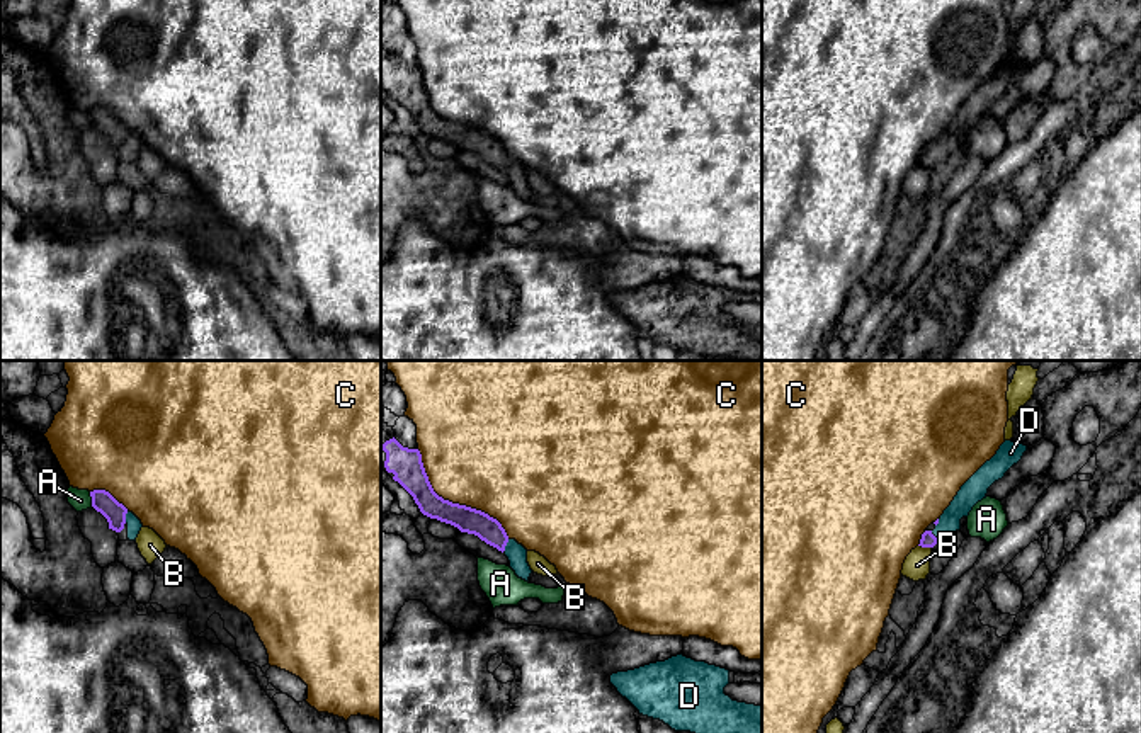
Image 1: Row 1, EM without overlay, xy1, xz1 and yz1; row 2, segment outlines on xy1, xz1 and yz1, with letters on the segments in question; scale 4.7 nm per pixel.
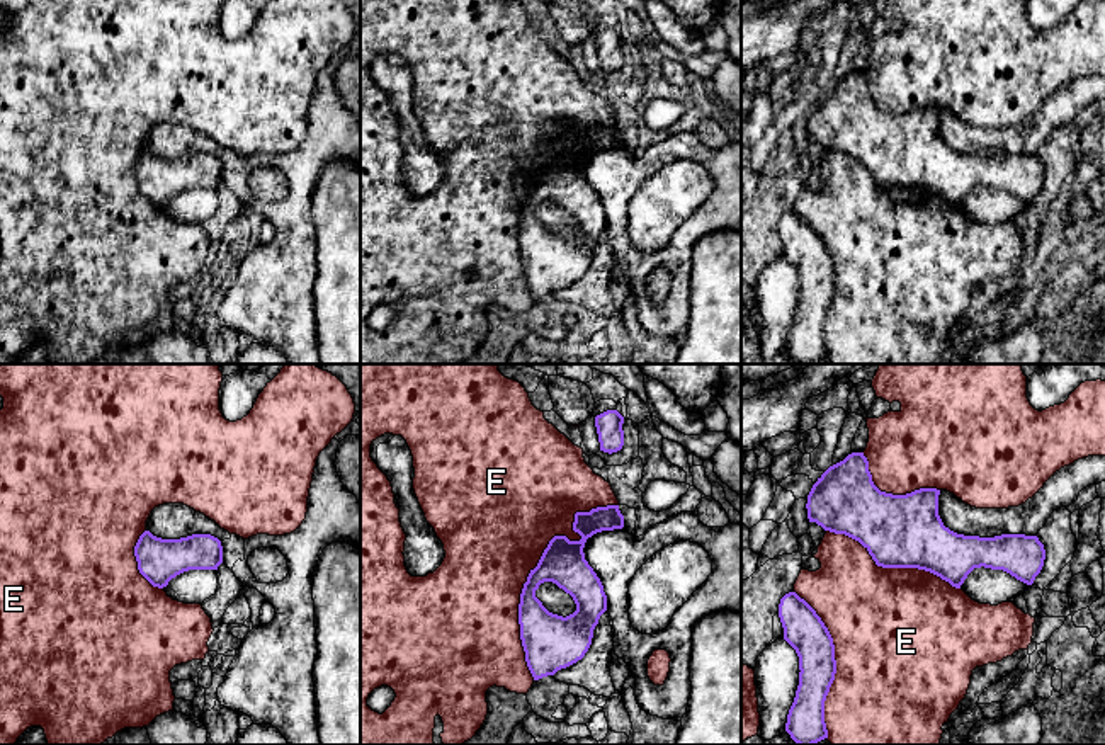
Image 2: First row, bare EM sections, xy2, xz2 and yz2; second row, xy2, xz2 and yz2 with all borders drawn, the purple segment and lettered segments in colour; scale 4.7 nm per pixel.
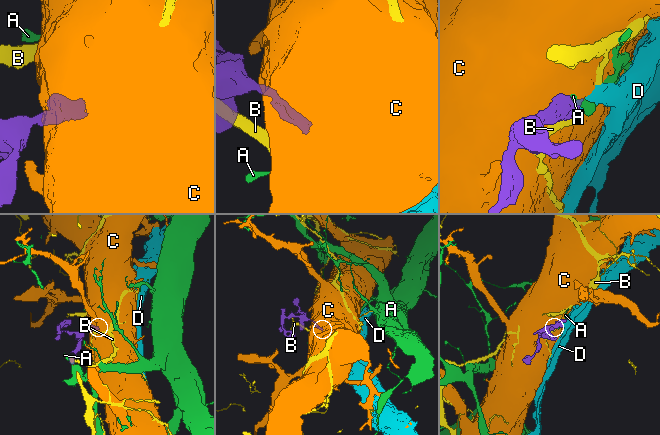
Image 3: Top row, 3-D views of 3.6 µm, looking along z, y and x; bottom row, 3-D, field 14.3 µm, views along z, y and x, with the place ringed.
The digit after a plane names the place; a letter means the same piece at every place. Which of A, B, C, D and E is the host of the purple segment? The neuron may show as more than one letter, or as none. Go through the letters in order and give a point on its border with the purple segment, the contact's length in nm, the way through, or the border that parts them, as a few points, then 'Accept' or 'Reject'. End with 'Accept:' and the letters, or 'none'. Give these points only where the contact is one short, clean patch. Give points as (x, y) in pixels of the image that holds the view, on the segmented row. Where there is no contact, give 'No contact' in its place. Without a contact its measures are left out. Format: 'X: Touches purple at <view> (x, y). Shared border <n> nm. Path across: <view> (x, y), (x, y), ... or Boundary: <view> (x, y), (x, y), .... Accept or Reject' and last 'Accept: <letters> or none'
A: Touches purple at xy1 (92, 499). Shared border 70 nm. Boundary: xy1 (89, 492), (92, 505). Reject
B: Touches purple at yz1 (925, 546). Shared border 70 nm. Boundary: yz1 (919, 545), (930, 548). Reject
C: Touches purple at xz1 (454, 504). Shared border 600 nm. Reject
D: Touches purple at xy1 (124, 517). Shared border 70 nm. Reject
E: Touches purple at xz2 (539, 562). Shared border 900 nm. Reject
Accept: none

